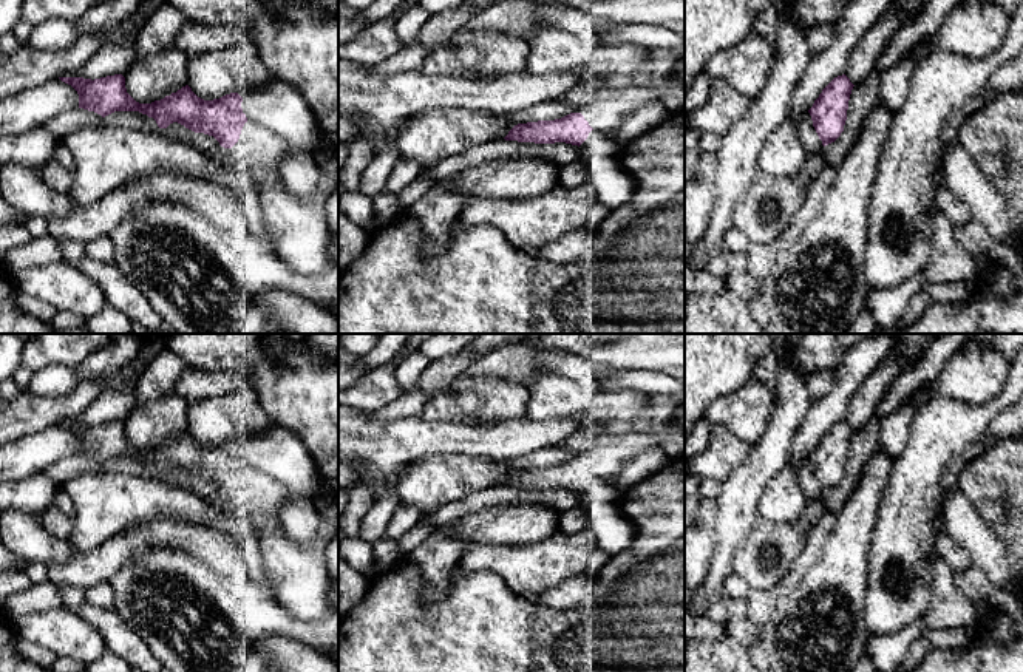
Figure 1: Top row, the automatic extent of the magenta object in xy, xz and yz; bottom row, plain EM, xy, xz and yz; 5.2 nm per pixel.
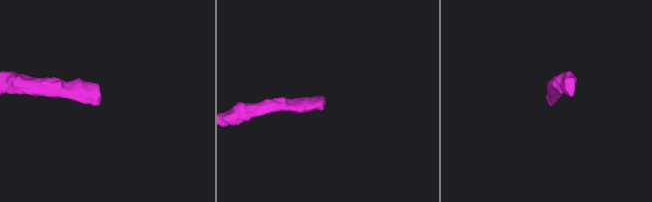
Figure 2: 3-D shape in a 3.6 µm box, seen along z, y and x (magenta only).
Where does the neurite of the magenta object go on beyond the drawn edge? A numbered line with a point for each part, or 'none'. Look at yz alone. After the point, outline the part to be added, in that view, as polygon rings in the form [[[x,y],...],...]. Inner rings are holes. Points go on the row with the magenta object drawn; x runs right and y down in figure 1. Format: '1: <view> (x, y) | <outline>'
1: yz (808, 136) | [[[808,111],[802,114],[800,119],[797,120],[797,128],[799,128],[800,141],[805,150],[808,151],[808,154],[817,153],[824,148],[822,141],[819,139],[813,127],[813,120]]]

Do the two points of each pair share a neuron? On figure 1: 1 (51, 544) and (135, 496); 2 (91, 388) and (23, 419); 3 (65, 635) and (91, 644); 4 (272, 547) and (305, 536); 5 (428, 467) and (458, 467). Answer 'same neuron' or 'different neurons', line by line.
1: different neurons
2: same neuron
3: same neuron
4: different neurons
5: same neuron

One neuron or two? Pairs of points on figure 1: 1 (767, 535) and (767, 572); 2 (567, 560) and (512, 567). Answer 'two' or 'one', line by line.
1: one
2: one

